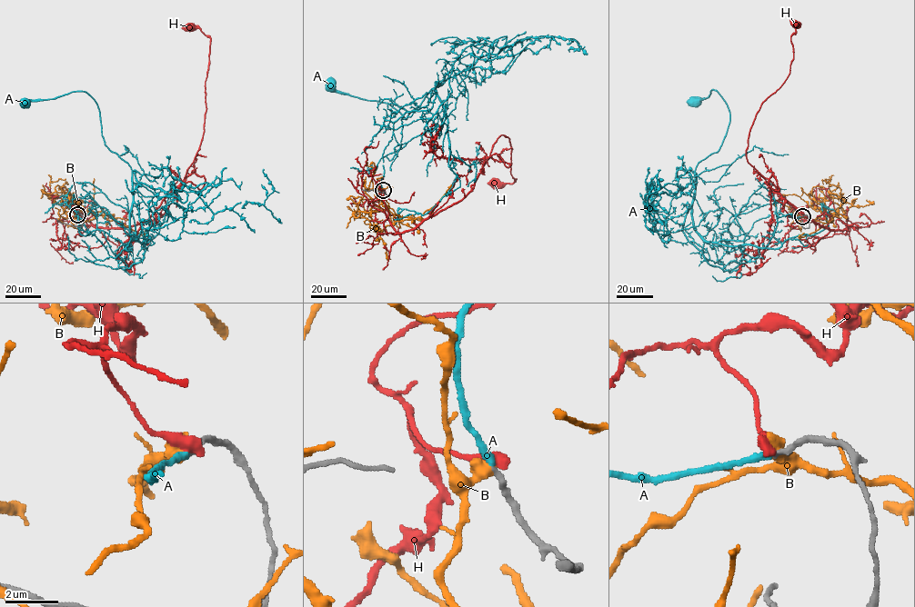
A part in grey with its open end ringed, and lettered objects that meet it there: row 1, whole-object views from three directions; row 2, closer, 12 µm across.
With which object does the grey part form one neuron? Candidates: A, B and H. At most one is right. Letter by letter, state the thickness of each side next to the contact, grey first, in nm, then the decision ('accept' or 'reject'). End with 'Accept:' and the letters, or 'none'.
A: 220 nm thick on the grey side, 280 nm on the other; accept
B: 240 nm thick on the grey side, 650 nm on the other; reject
H: 220 nm thick on the grey side, 500 nm on the other; reject
Accept: A

